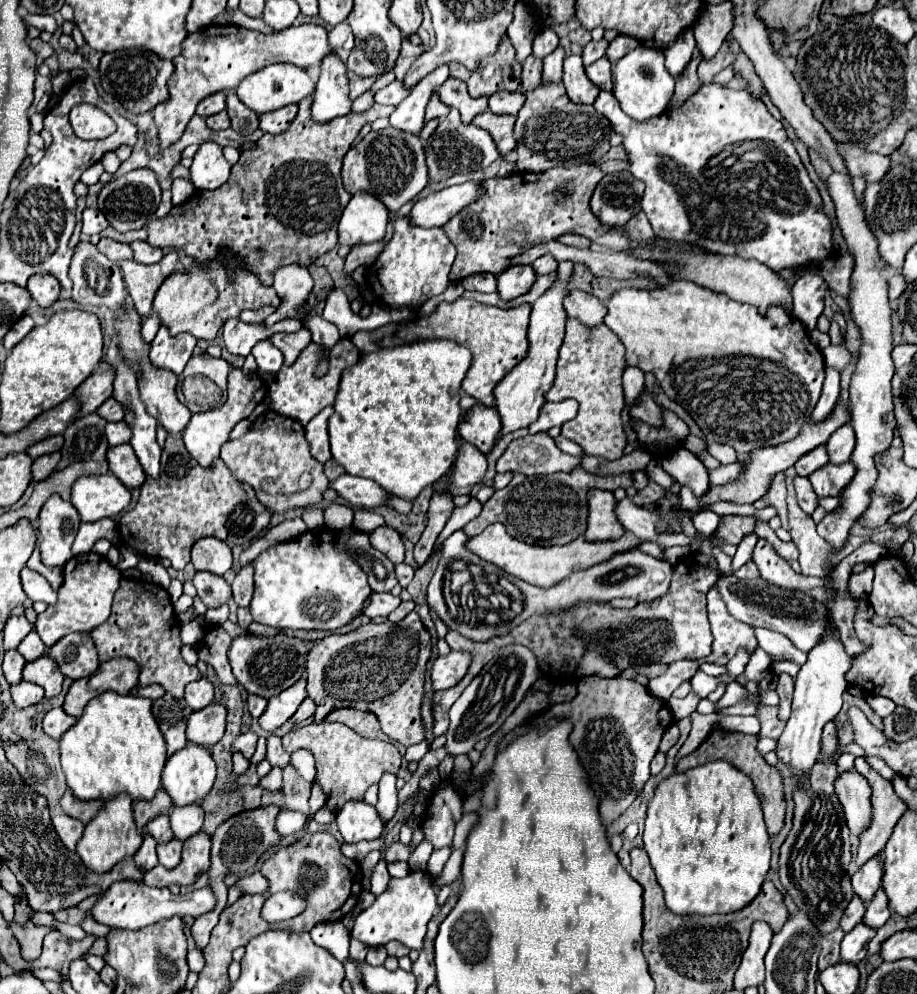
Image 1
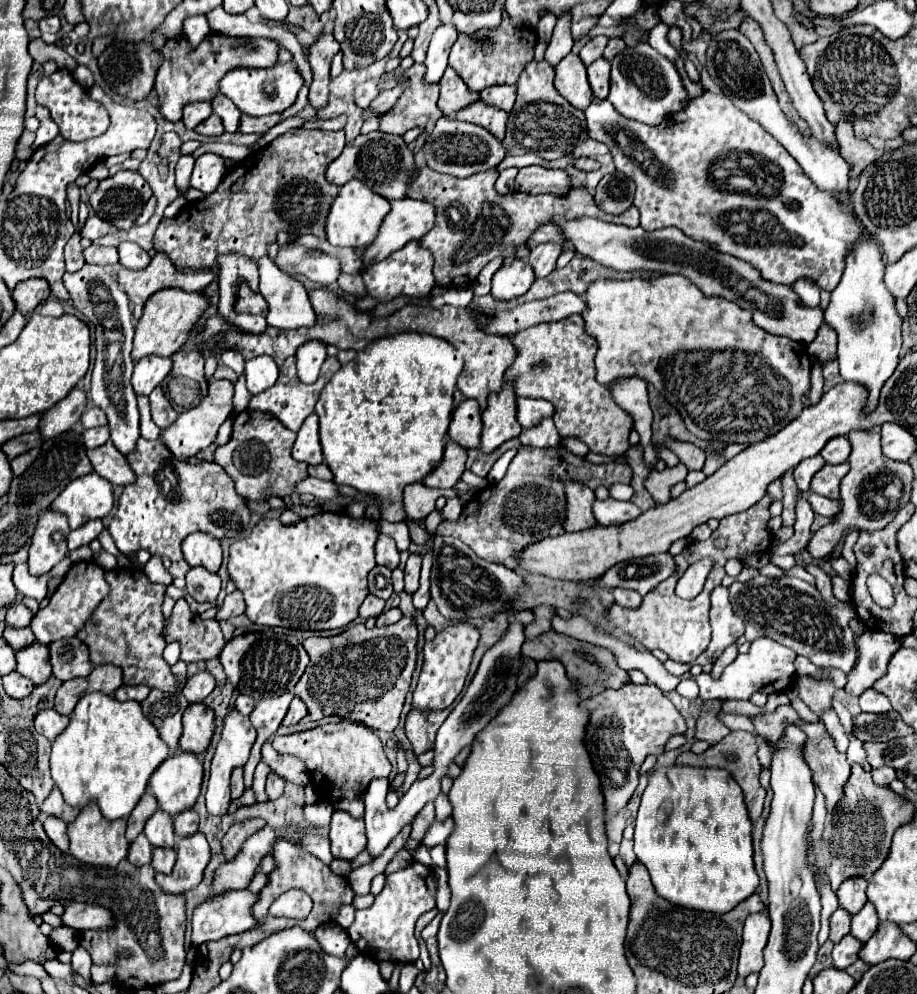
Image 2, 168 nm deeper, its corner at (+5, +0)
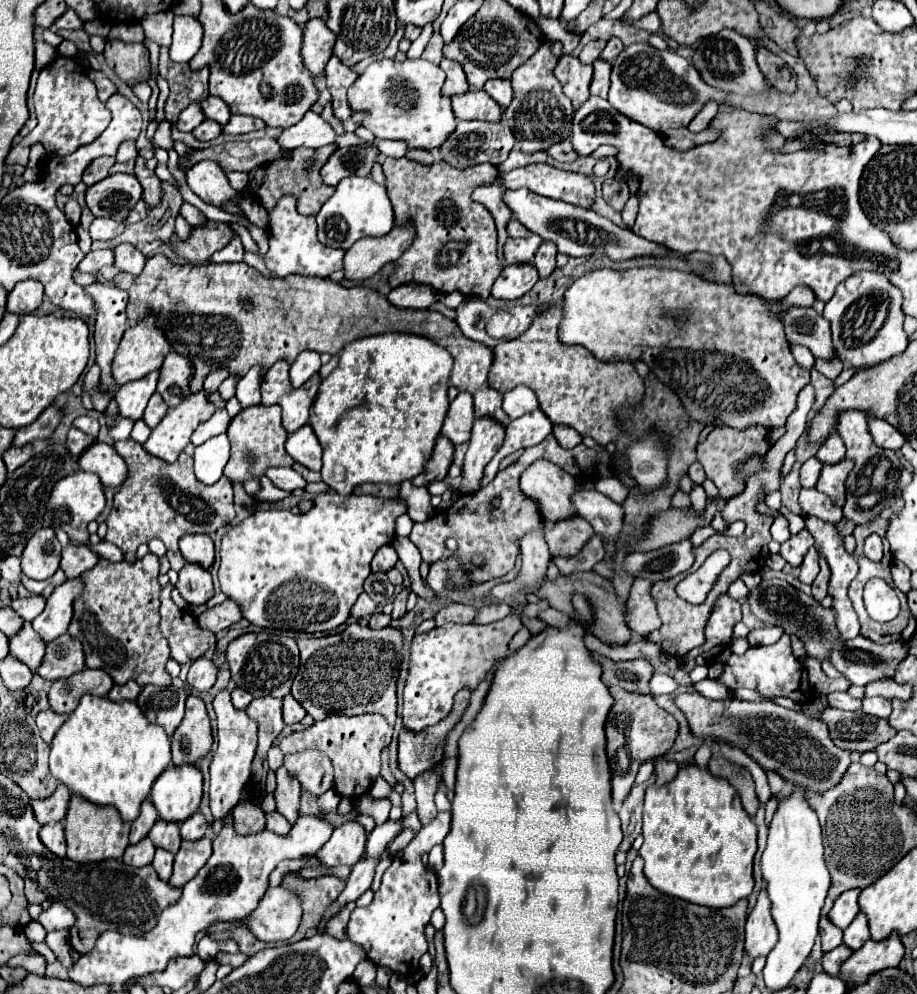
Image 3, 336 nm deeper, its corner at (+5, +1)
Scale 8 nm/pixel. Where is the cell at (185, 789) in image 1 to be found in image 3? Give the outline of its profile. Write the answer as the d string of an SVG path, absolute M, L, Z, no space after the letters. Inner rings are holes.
M196 765L168 767L152 785L150 801L164 821L184 821L202 799L202 773Z

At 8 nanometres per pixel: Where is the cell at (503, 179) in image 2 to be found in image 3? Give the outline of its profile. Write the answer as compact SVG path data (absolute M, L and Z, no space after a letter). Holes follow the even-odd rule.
M502 181L500 183L490 183L490 185L482 185L478 187L472 195L478 203L490 207L490 213L494 215L494 221L496 221L496 229L498 229L498 259L502 261L502 245L506 243L508 239L508 233L506 233L506 223L510 221L512 217L512 211L510 207L506 205L504 201L504 195L506 195L506 187L502 187Z

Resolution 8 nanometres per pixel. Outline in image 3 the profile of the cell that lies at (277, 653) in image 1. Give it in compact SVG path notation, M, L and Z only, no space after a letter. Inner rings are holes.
M260 631L260 633L244 633L230 641L226 649L226 659L230 665L232 681L236 687L242 687L244 691L250 691L252 697L286 697L290 693L294 675L298 673L300 665L300 651L296 645L296 639L286 633L272 633L272 631Z

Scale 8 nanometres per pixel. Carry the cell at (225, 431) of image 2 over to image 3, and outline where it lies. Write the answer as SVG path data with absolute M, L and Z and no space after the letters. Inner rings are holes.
M220 433L208 439L206 443L198 445L194 451L196 477L206 485L216 483L222 477L224 465L228 463L228 455L230 455L230 443L226 433Z

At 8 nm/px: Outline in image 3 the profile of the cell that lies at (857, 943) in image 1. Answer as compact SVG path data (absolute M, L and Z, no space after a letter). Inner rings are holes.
M840 945L838 949L832 949L832 951L826 953L824 959L822 959L822 967L824 967L824 971L830 973L830 975L834 975L834 977L838 977L838 975L840 975L840 967L842 967L842 963L844 963L850 955L852 955L852 951L850 951L846 945Z

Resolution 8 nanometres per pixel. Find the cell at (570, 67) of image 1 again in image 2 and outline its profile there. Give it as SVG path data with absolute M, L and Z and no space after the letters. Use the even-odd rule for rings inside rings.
M568 54L556 66L556 90L578 110L586 110L592 102L592 88L588 84L586 66L580 56Z

